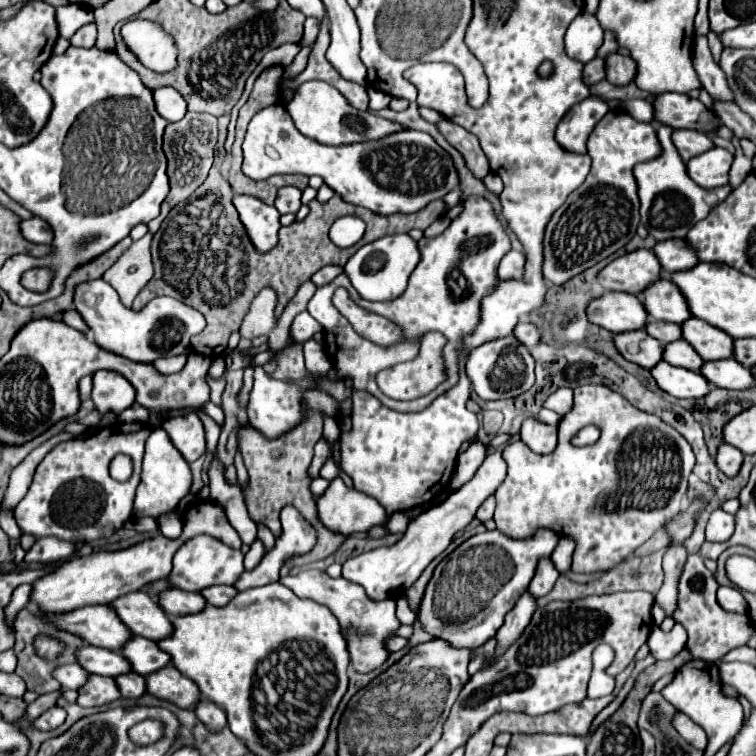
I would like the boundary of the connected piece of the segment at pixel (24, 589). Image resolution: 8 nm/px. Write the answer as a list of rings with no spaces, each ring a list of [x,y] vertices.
[[[20,584],[20,586],[12,592],[12,600],[10,600],[10,602],[8,602],[8,606],[4,608],[6,622],[14,622],[16,614],[18,614],[18,612],[28,604],[30,592],[32,592],[32,586],[30,586],[30,584]]]

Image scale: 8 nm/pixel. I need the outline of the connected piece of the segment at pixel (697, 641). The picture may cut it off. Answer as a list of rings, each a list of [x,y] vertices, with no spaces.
[[[690,554],[688,562],[684,566],[680,584],[678,584],[680,598],[678,598],[678,610],[674,612],[674,620],[686,628],[686,632],[688,632],[686,648],[690,650],[692,658],[696,658],[696,660],[714,662],[714,660],[722,658],[726,652],[746,646],[748,638],[754,632],[750,618],[746,614],[726,612],[718,604],[716,590],[718,590],[718,582],[716,582],[714,574],[704,566],[704,562],[698,554]]]

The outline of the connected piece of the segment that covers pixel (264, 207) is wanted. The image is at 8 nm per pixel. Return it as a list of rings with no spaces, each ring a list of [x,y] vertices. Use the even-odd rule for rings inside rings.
[[[234,196],[234,206],[246,226],[252,244],[260,252],[268,252],[270,248],[274,248],[278,242],[280,212],[254,196]]]

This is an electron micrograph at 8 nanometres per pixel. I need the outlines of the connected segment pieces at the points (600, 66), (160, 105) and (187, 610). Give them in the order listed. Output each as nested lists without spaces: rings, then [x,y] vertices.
[[[594,58],[594,60],[590,60],[590,62],[584,66],[584,82],[588,82],[588,86],[590,86],[590,84],[600,82],[602,78],[606,78],[604,58]]]
[[[162,86],[154,90],[154,102],[156,102],[156,110],[160,112],[160,116],[168,122],[176,122],[184,118],[186,114],[186,102],[182,94],[174,90],[172,86]]]
[[[164,590],[160,592],[160,606],[164,606],[164,610],[176,618],[176,616],[186,616],[186,614],[198,614],[200,610],[204,610],[206,598],[202,598],[202,594],[192,594],[192,592],[184,592],[184,590]]]

